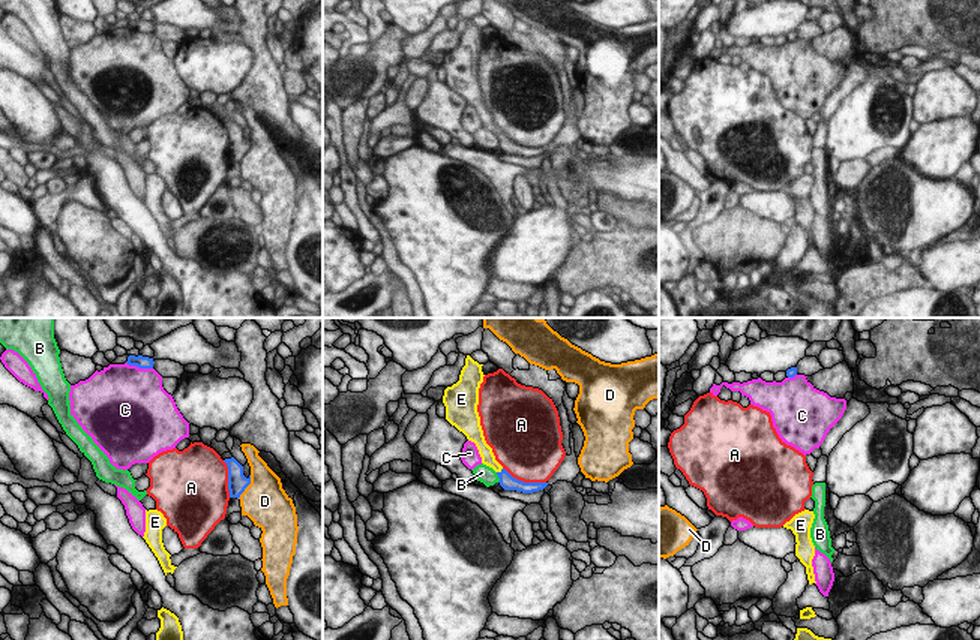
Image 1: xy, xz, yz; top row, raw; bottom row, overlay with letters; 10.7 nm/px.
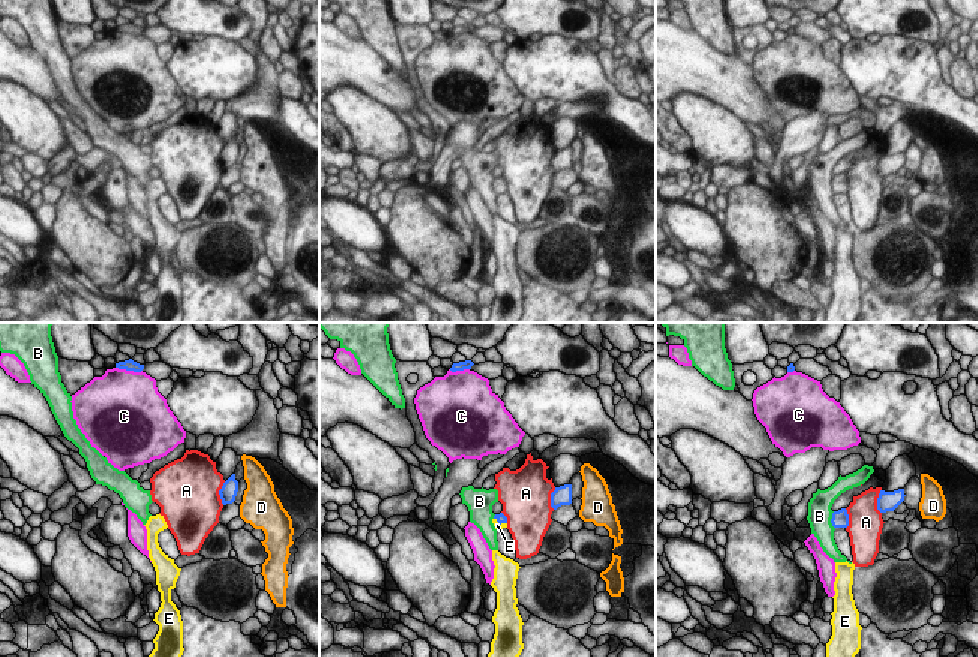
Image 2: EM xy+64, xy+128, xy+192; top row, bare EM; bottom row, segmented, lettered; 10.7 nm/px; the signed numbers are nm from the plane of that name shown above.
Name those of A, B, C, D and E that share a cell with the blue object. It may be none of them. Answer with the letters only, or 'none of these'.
E

